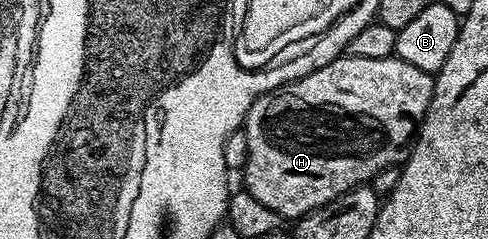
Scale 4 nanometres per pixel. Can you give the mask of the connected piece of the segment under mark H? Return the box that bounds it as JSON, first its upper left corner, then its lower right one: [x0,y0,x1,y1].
[241,55,434,219]

